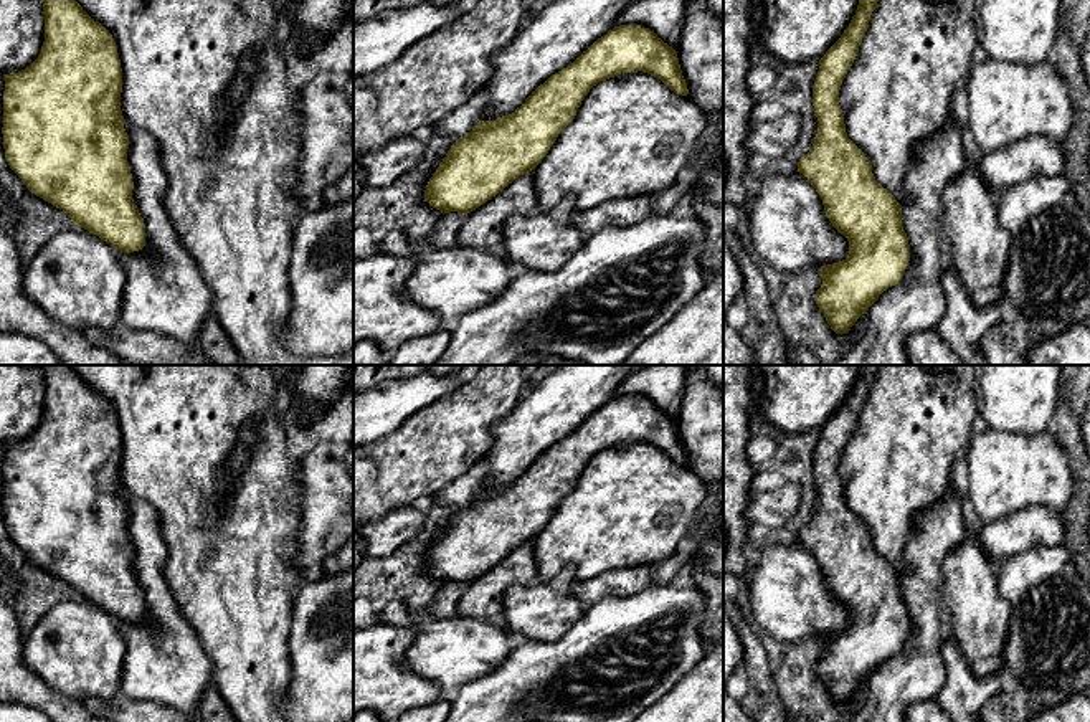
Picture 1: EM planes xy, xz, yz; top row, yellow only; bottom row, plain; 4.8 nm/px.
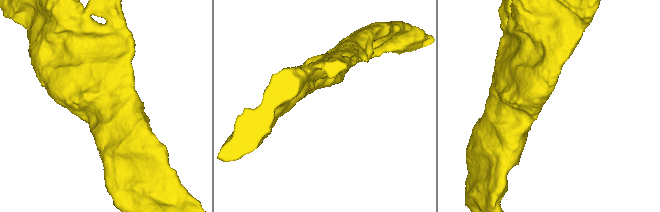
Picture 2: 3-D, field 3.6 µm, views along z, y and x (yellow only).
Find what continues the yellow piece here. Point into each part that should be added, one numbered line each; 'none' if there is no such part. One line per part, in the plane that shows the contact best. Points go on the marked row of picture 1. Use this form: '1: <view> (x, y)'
1: xy (165, 293)

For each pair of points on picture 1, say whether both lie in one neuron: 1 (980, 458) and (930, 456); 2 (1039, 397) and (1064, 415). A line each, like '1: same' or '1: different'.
1: different
2: different

